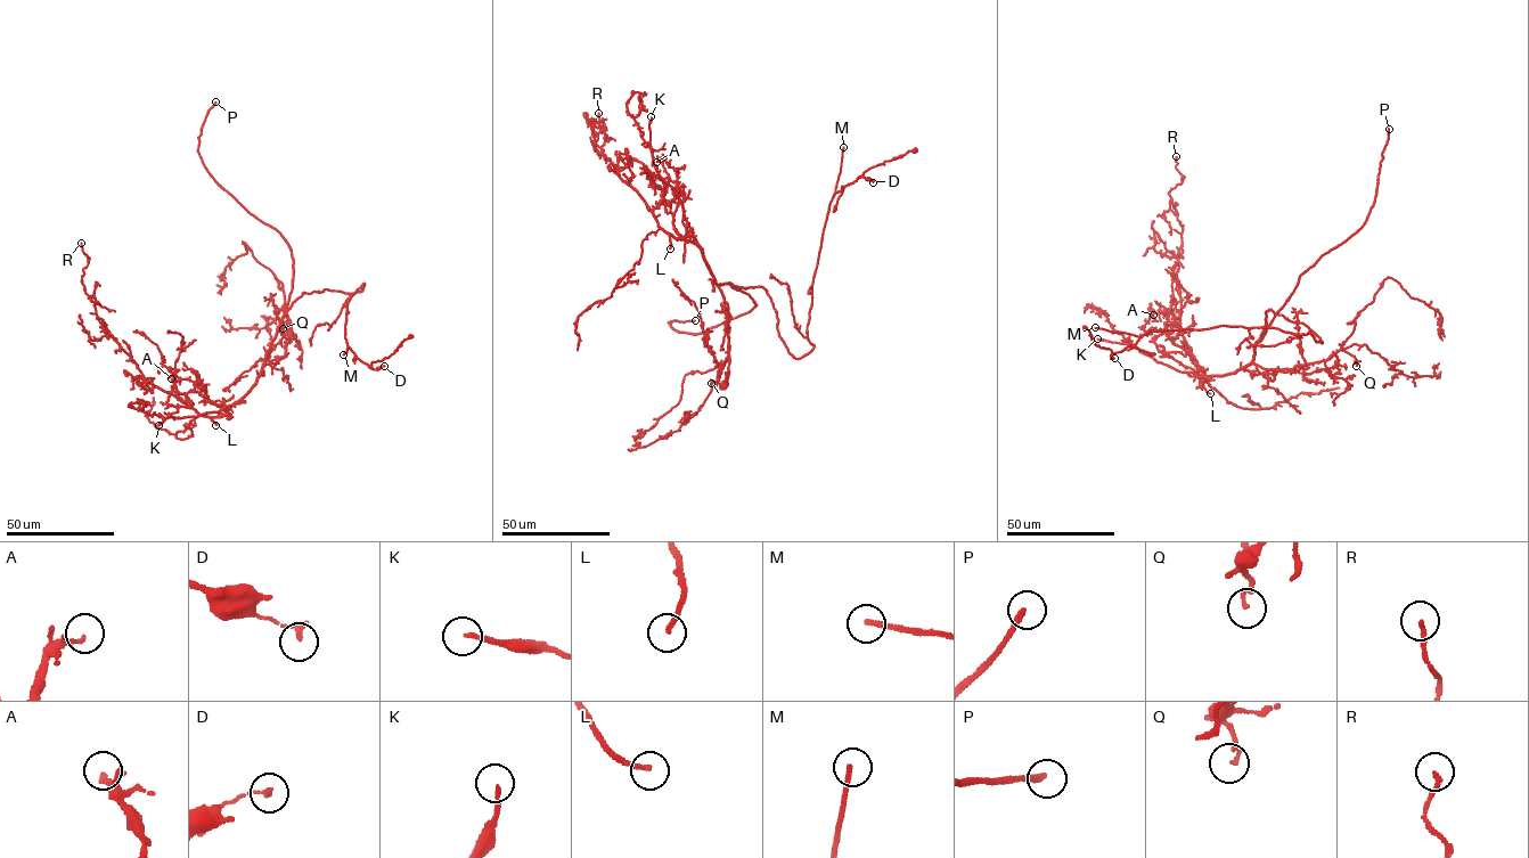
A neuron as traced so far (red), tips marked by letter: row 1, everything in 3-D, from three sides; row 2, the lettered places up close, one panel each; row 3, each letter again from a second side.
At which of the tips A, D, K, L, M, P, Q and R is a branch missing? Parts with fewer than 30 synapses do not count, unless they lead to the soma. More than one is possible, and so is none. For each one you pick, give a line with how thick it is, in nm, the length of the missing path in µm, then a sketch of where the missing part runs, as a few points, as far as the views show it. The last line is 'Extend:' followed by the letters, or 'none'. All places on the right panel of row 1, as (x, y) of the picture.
K: calibre 170 nm; missing 50 µm; course (1097, 338), (1072, 335), (1069, 326), (1077, 320), (1101, 323), (1111, 328)
L: calibre 180 nm; missing 25 µm; course (1210, 393), (1231, 390), (1223, 376), (1227, 373)
M: calibre 200 nm; missing 45 µm; course (1095, 327), (1069, 327), (1043, 334), (1035, 341), (1027, 365)
P: calibre 240 nm; missing 60 µm
Extend: K, L, M, P

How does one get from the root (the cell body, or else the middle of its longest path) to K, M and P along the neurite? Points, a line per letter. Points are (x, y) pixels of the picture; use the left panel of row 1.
K: (286, 313), (260, 375), (242, 399), (218, 411), (170, 416), (158, 425)
M: (286, 313), (303, 293), (325, 288), (353, 293), (365, 284), (345, 307), (348, 346), (343, 354)
P: (286, 313), (276, 334), (292, 288), (291, 250), (279, 233), (219, 185), (198, 150), (202, 127), (215, 101)

